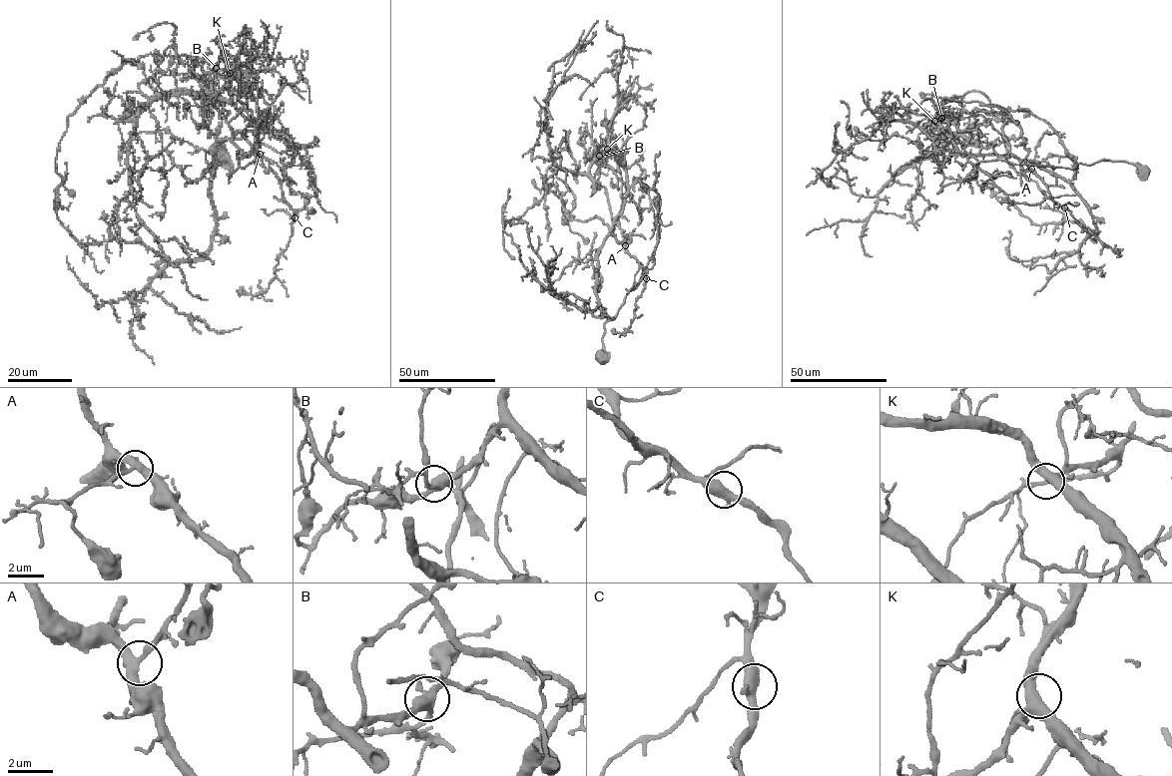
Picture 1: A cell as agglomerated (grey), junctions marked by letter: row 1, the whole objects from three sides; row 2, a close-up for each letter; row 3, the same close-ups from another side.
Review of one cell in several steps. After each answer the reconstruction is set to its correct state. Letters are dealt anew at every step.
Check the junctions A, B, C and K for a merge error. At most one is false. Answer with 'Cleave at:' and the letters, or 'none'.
Cleave at: B

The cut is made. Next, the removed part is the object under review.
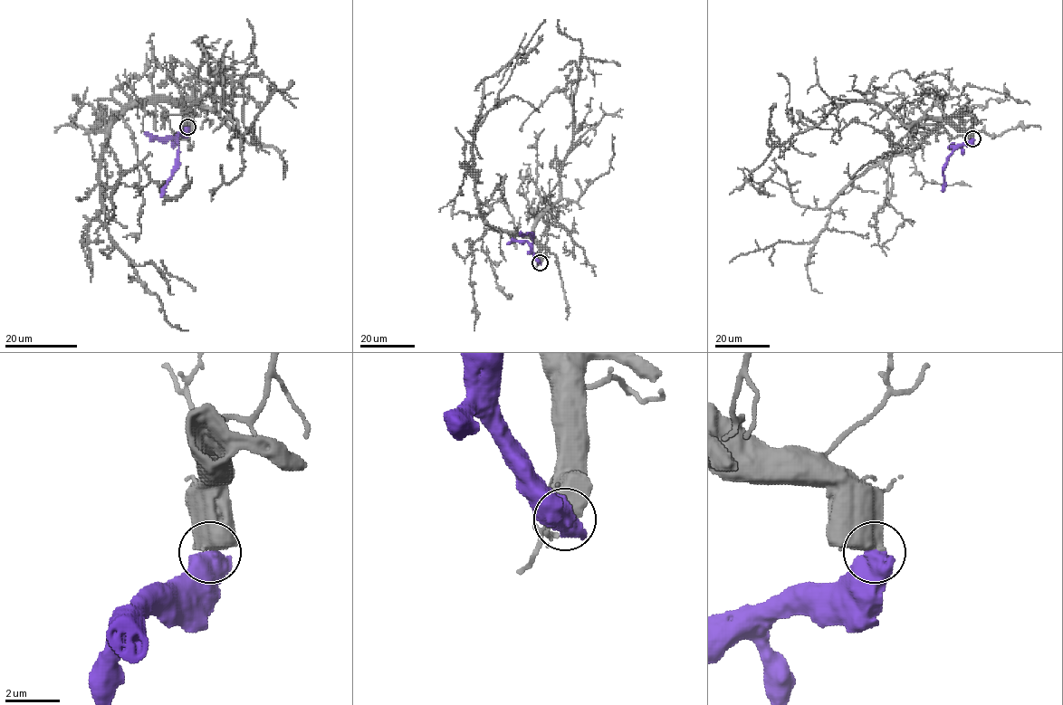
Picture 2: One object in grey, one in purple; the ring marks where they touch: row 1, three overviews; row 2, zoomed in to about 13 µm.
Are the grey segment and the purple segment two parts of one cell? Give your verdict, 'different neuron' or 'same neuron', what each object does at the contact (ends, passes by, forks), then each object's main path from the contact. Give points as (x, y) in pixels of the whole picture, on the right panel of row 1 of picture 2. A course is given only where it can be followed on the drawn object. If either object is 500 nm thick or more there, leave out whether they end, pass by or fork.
different neuron; course grey (972, 138), (943, 119), (910, 150), (869, 166), (824, 207), (798, 204), (777, 166), (760, 192), (745, 169); course purple (972, 138), (949, 157), (943, 170), (943, 191)

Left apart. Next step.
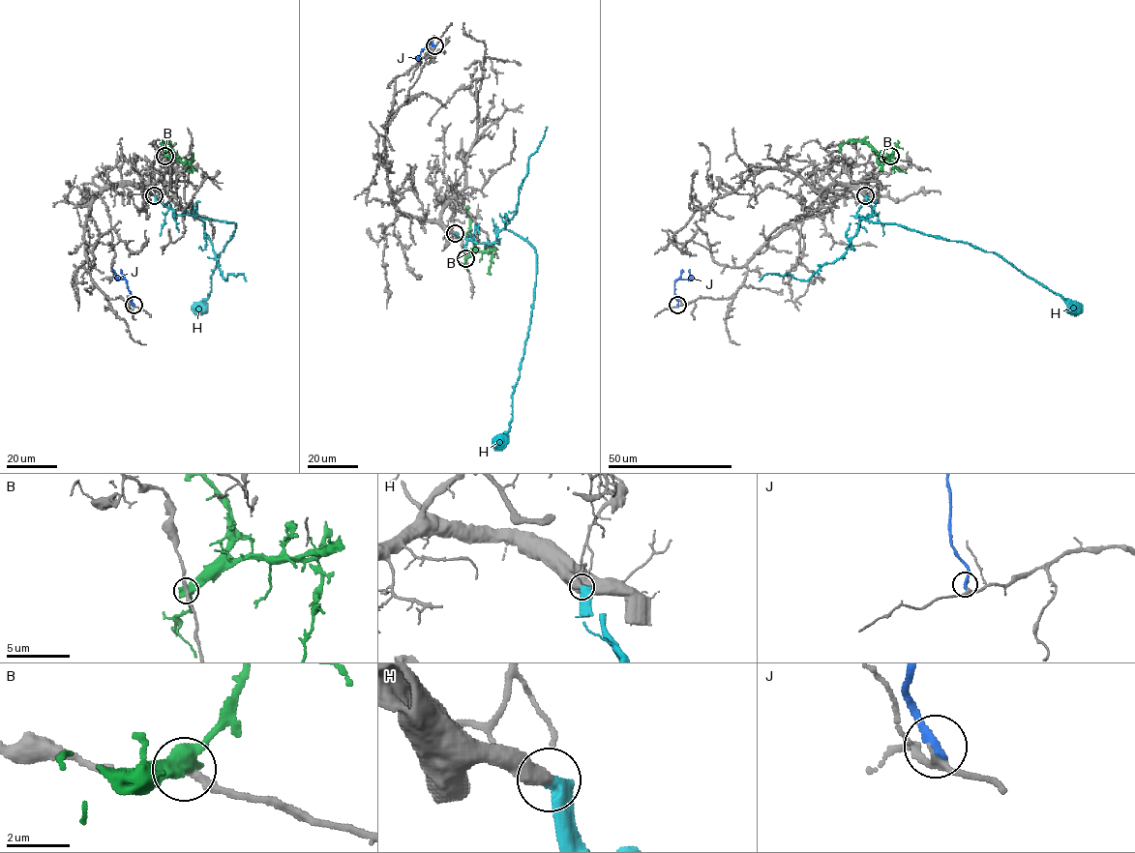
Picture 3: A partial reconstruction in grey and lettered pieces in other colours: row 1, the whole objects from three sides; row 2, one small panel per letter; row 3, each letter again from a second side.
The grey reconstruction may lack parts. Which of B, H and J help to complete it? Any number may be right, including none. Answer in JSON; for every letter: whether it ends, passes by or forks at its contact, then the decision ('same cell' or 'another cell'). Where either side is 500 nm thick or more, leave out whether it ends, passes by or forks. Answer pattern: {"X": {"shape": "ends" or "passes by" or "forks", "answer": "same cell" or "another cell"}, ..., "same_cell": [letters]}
{"B": {"answer": "another cell"}, "H": {"answer": "same cell"}, "J": {"shape": "ends", "answer": "another cell"}, "same_cell": ["H"]}

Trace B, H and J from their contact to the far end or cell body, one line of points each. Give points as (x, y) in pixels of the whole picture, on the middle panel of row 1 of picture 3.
B: (465, 258), (474, 246), (469, 235), (467, 208), (469, 206)
H: (455, 233), (492, 243), (508, 229), (536, 254), (533, 306), (512, 395), (512, 420), (506, 436), (495, 445)
J: (434, 46), (428, 43), (419, 56), (414, 57)

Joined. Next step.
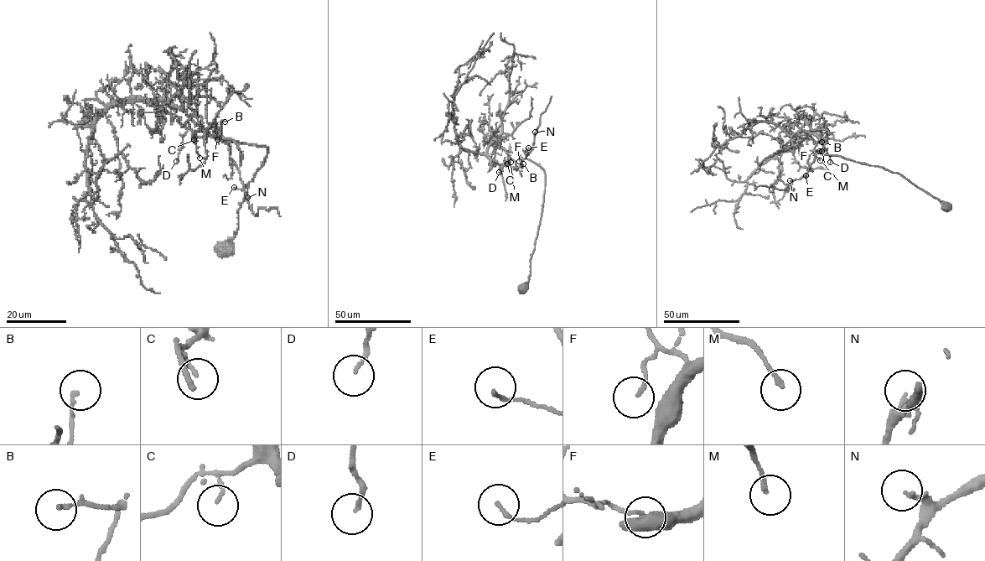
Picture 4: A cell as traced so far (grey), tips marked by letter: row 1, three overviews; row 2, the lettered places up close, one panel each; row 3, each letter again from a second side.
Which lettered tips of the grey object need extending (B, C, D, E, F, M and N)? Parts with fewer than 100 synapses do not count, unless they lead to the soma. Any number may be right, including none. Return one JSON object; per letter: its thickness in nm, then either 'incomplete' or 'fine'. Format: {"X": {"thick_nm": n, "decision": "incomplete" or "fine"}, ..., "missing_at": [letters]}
{"B": {"thick_nm": 120, "decision": "fine"}, "C": {"thick_nm": 100, "decision": "fine"}, "D": {"thick_nm": 120, "decision": "fine"}, "E": {"thick_nm": 110, "decision": "fine"}, "F": {"thick_nm": 100, "decision": "fine"}, "M": {"thick_nm": 150, "decision": "fine"}, "N": {"thick_nm": 170, "decision": "fine"}, "missing_at": []}

